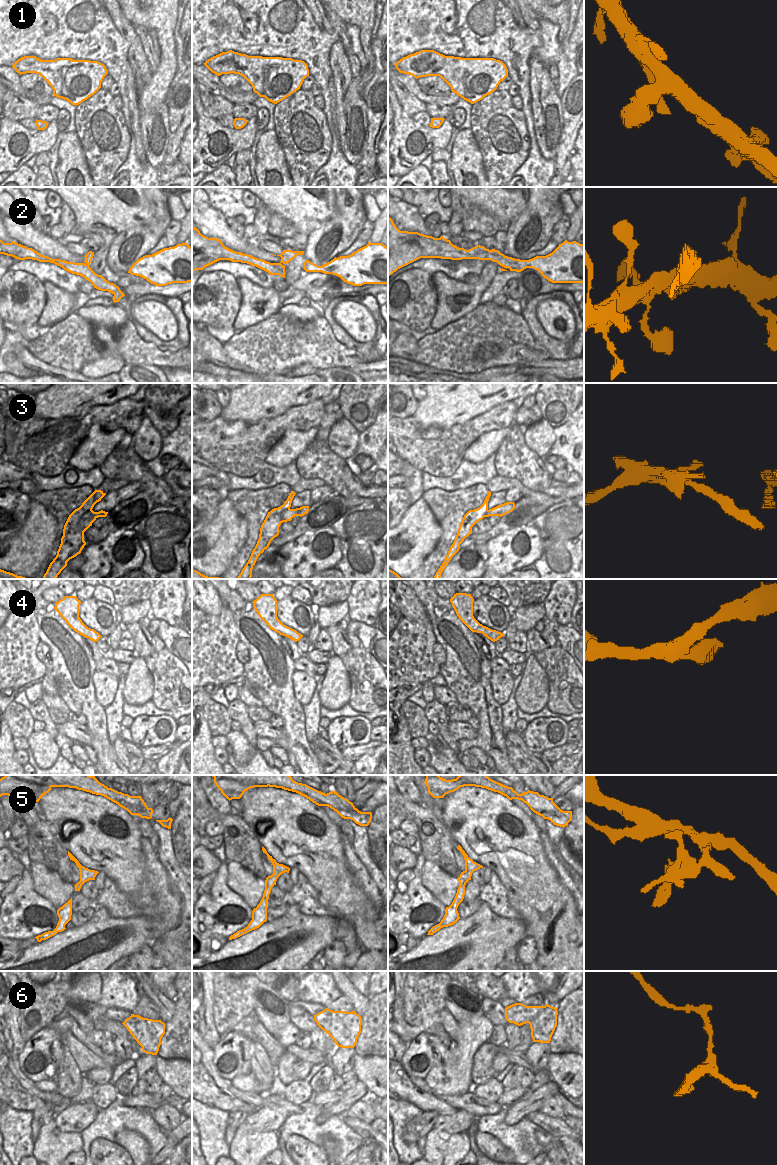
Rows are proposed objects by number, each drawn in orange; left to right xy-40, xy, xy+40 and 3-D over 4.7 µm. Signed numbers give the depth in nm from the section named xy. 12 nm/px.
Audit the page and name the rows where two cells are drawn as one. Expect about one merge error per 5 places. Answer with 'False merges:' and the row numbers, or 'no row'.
False merges: 2, 3

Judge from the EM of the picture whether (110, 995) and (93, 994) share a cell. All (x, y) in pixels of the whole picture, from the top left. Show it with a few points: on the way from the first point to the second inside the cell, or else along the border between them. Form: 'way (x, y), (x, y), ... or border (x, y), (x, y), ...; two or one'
border (102, 981), (100, 996), (96, 1002); two

